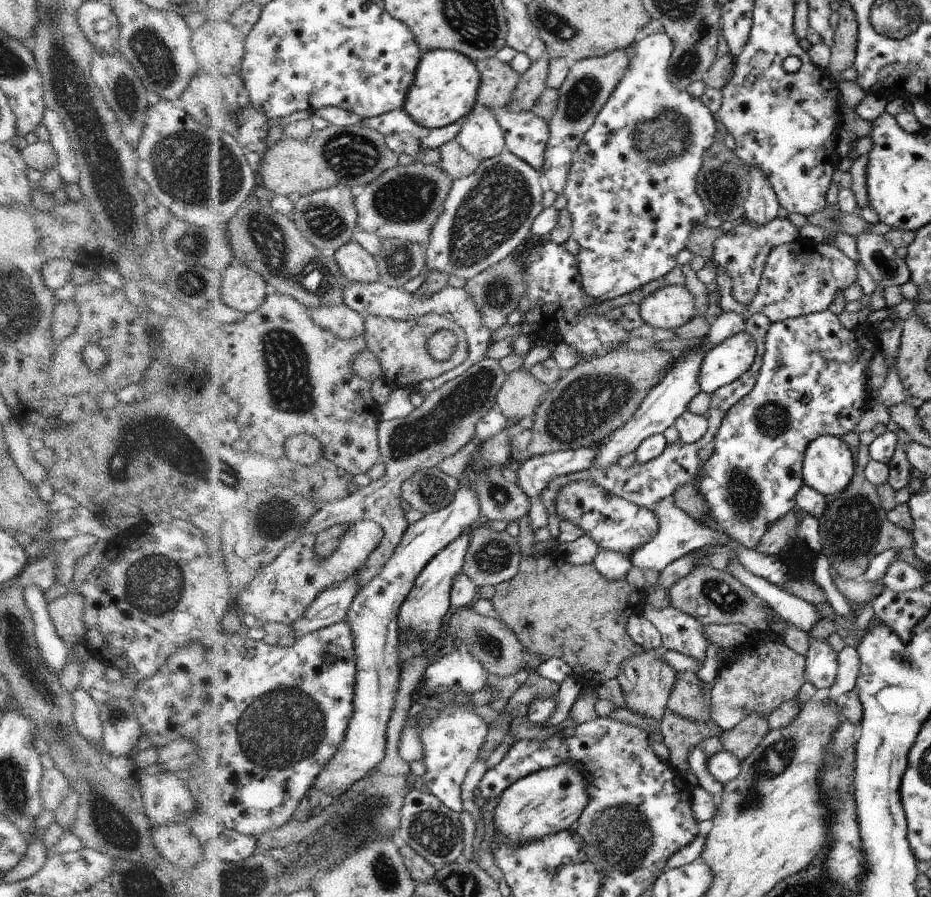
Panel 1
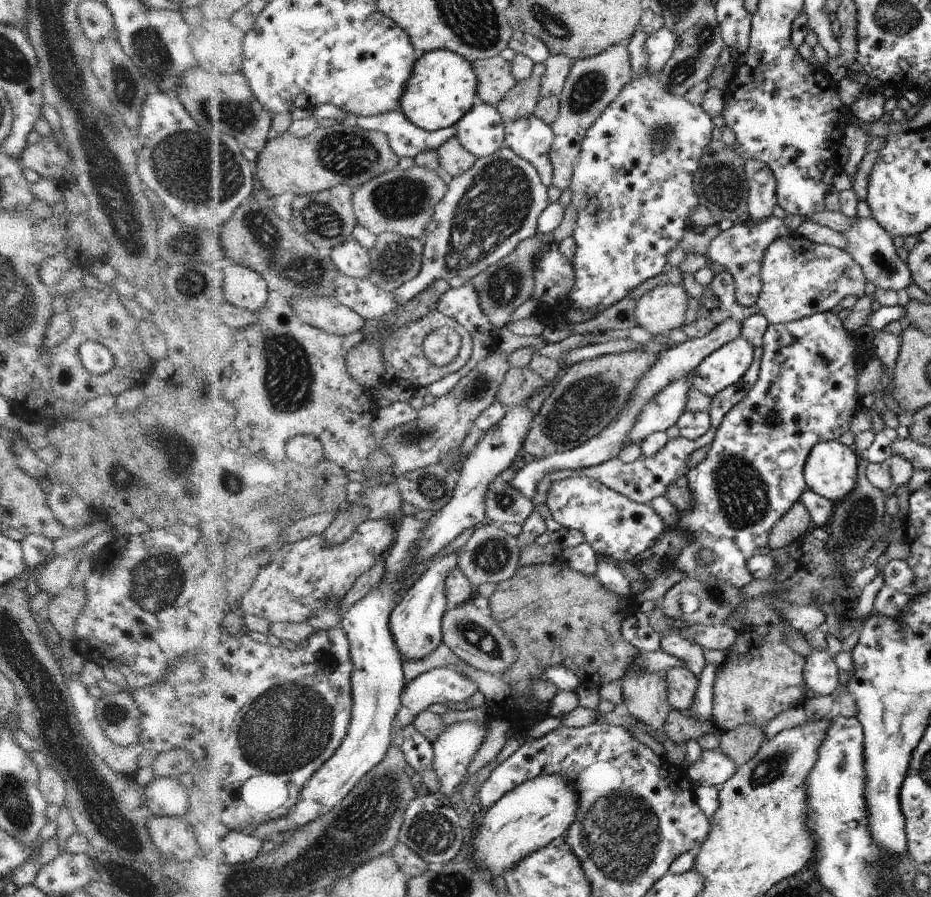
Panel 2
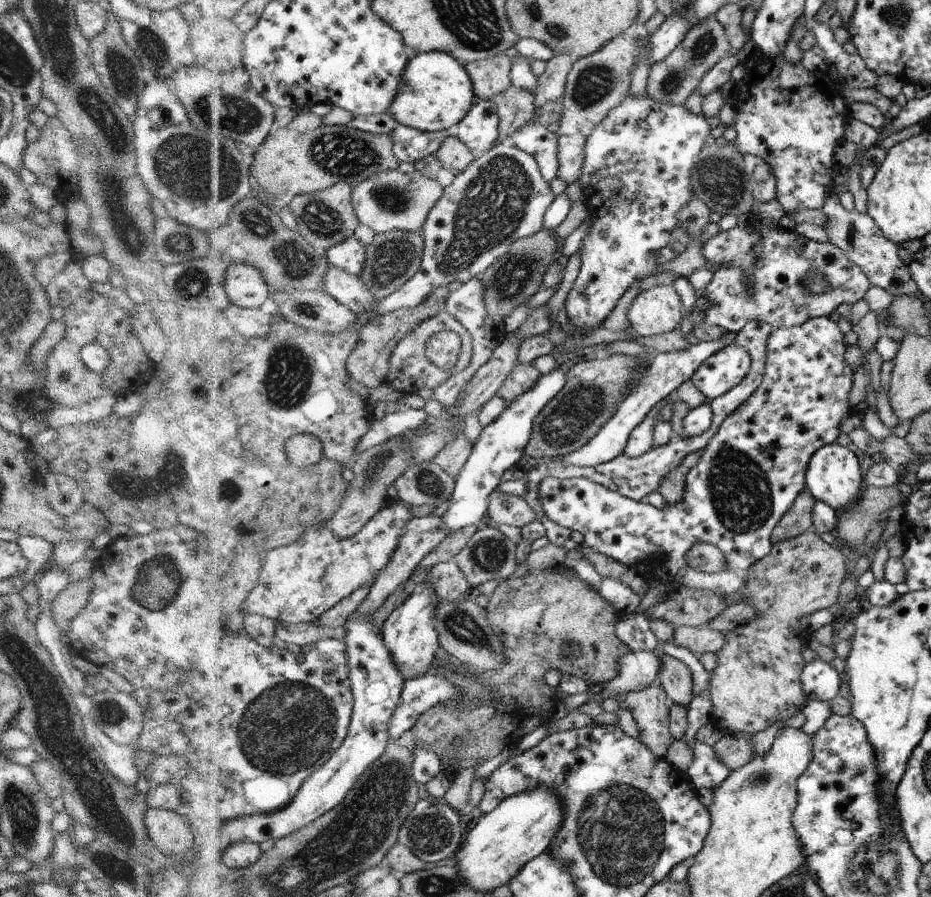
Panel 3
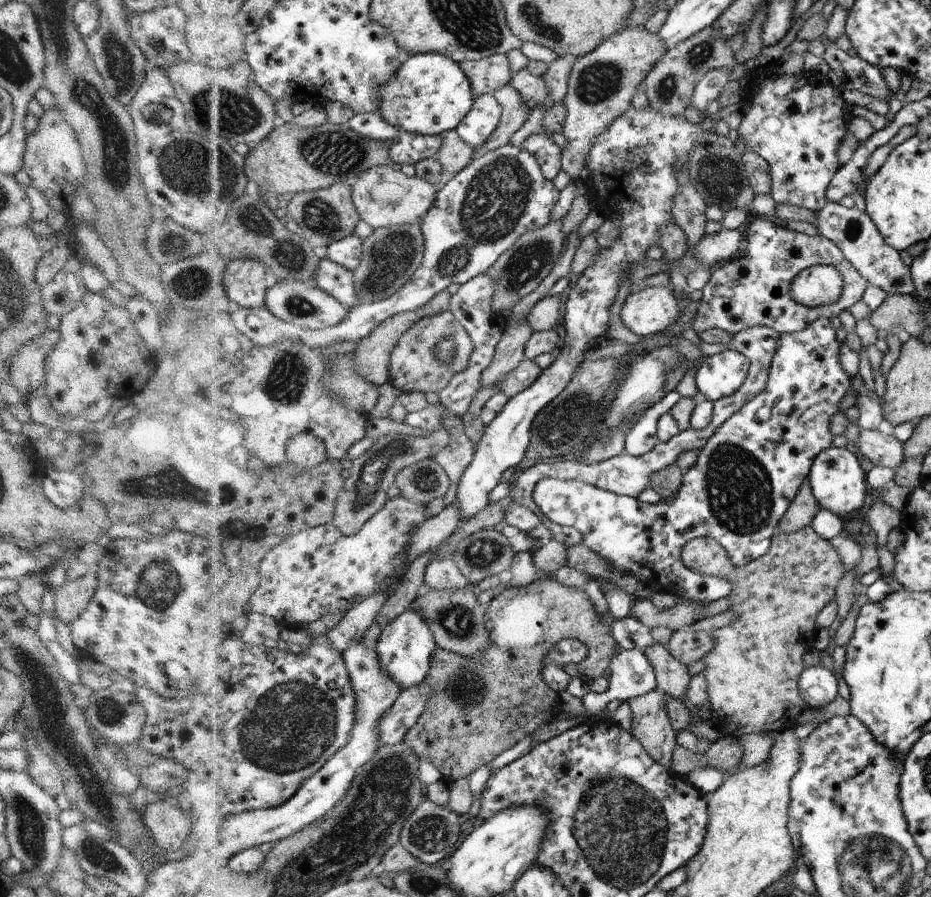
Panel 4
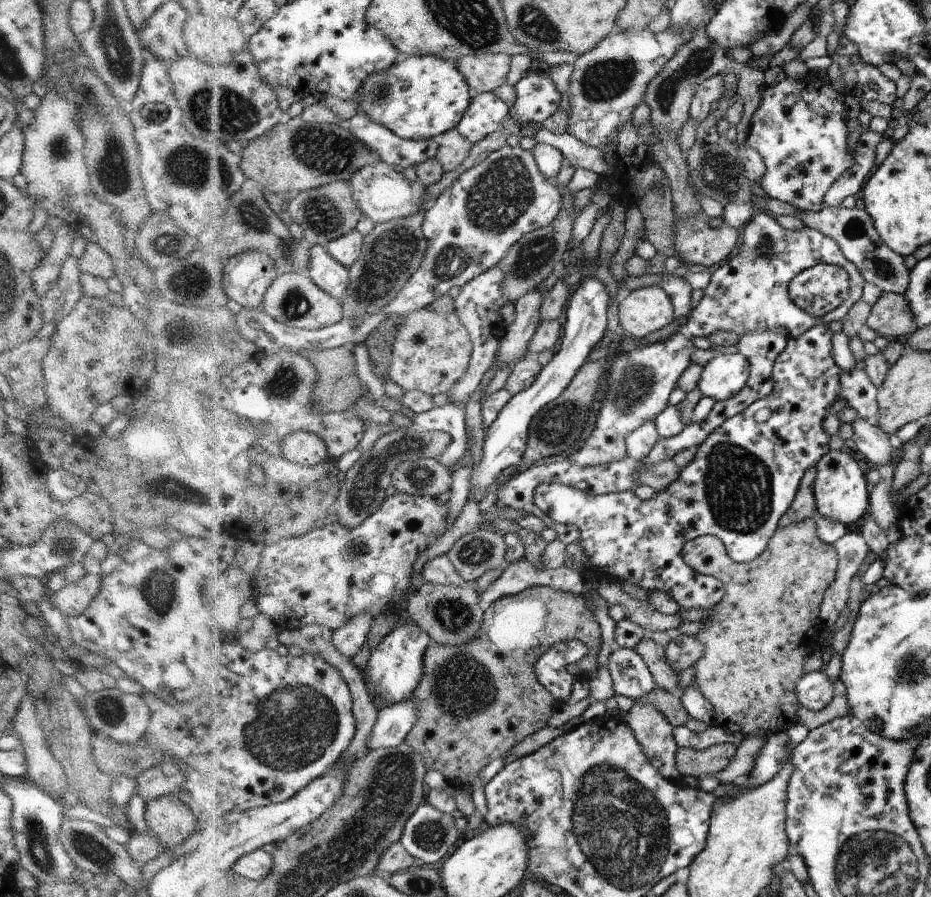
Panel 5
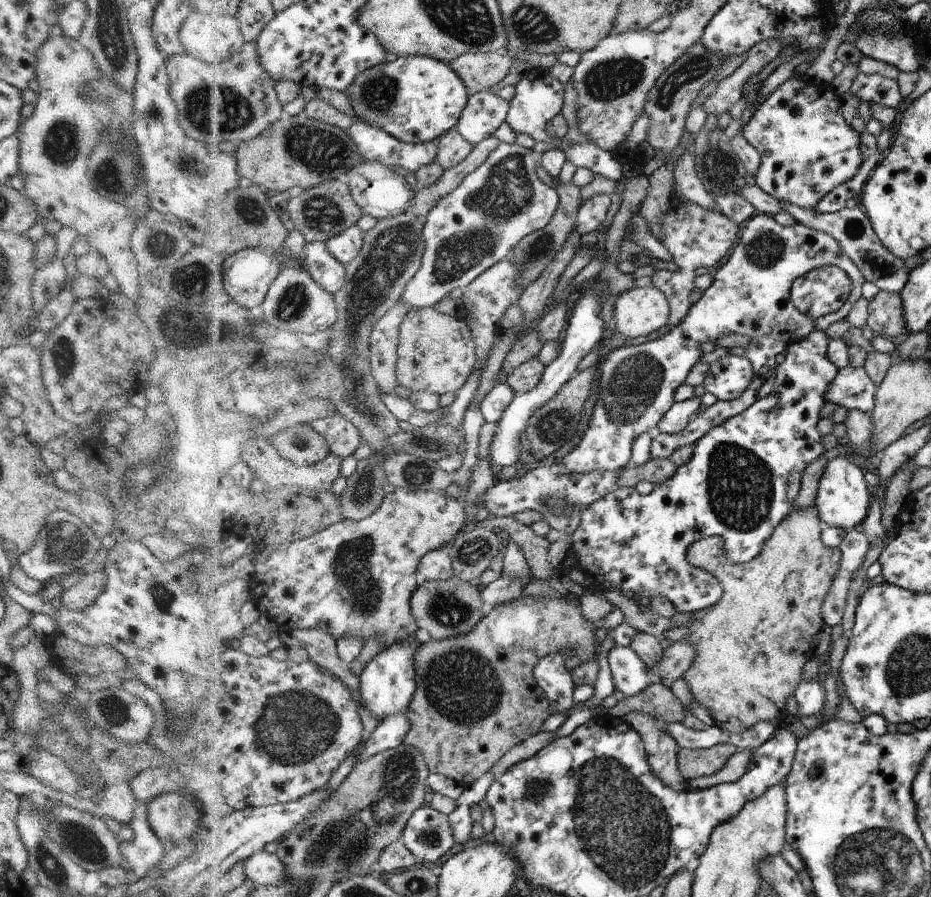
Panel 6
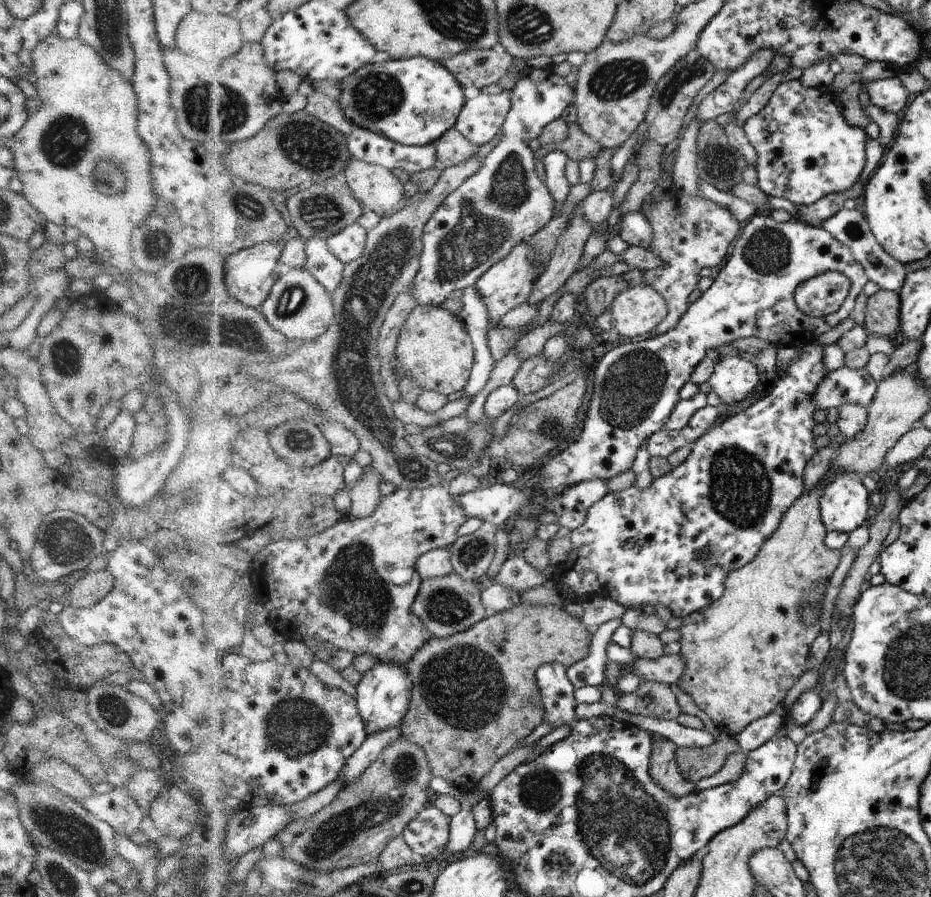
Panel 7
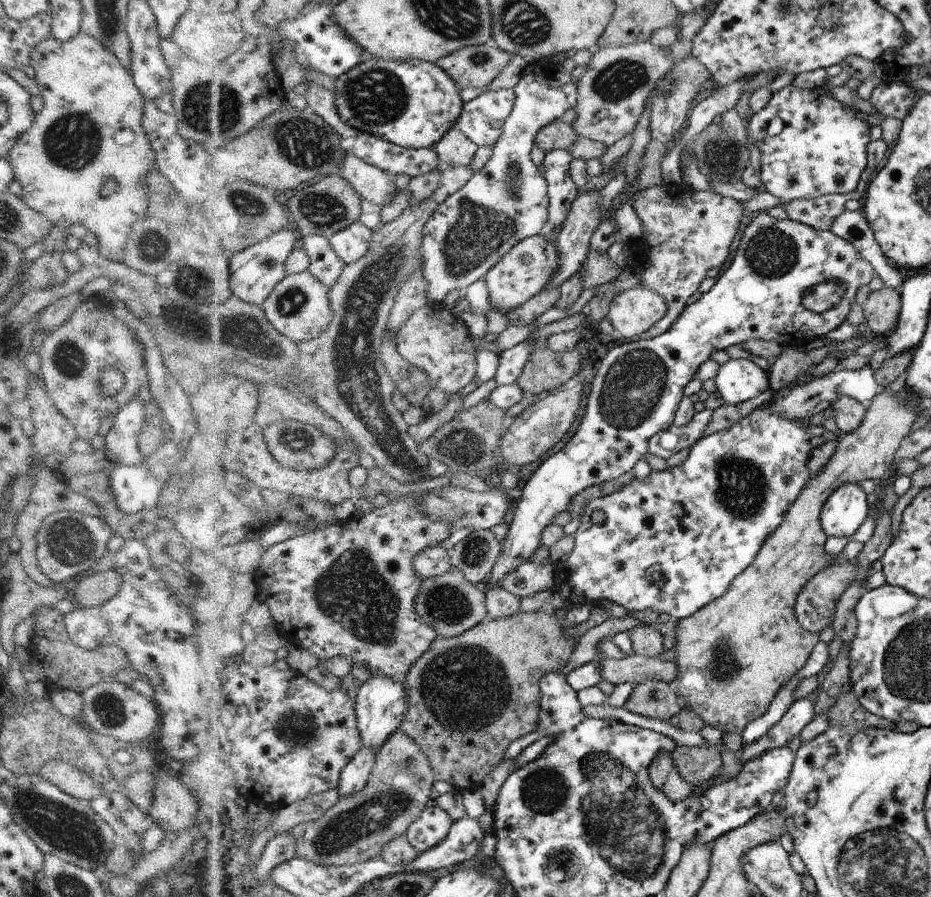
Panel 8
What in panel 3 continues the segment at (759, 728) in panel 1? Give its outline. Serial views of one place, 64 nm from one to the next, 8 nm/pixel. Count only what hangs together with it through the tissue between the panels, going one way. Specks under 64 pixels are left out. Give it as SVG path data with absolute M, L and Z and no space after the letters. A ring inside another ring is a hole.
M744 733L724 734L713 746L714 754L730 770L738 770L754 758L754 746L750 744L750 735Z

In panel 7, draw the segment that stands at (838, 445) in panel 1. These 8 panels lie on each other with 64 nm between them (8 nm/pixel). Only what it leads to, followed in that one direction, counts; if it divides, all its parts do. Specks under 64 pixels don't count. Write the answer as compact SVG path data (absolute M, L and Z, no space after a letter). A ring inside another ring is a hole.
M838 472L834 474L826 486L826 490L821 498L821 521L825 523L828 532L853 533L858 527L866 524L868 518L868 490L862 484L860 476L854 472Z

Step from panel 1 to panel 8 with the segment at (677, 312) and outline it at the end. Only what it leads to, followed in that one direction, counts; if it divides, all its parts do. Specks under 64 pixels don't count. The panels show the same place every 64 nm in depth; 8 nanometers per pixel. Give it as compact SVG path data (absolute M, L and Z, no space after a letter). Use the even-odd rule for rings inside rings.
M643 285L618 293L607 317L623 338L636 338L657 325L668 313L665 299Z

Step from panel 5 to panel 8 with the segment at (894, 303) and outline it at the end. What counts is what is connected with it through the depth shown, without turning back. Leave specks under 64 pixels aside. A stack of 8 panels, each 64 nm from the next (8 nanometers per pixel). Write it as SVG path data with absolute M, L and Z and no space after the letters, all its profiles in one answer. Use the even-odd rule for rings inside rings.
M885 287L878 291L872 291L863 310L868 328L878 338L890 338L890 332L896 329L901 312L900 291Z

